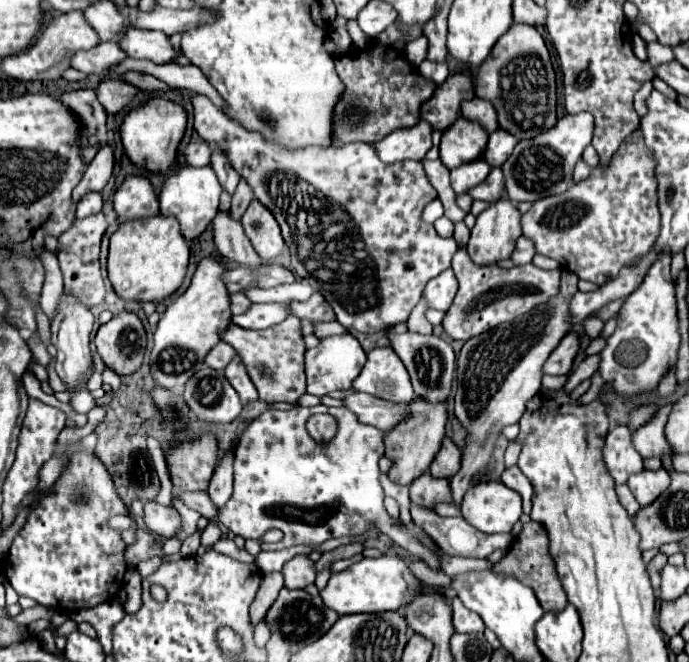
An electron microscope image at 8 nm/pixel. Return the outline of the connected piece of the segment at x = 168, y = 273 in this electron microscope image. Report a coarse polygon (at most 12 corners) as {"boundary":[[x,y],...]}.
{"boundary":[[174,217],[122,225],[108,279],[124,301],[164,301],[190,249]]}

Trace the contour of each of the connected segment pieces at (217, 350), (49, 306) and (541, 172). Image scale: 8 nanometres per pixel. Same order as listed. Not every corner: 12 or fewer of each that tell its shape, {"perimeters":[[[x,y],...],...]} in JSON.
{"perimeters":[[[220,341],[208,355],[206,365],[226,369],[236,349]],[[44,249],[40,259],[46,279],[40,307],[48,317],[56,313],[62,293],[54,251]],[[564,115],[502,165],[508,199],[564,193],[594,117]]]}

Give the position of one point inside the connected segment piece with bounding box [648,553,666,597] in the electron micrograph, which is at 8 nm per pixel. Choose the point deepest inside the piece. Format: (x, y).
(657, 564)

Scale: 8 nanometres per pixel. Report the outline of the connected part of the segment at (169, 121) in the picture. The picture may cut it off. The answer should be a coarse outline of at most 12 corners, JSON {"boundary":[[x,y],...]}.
{"boundary":[[150,99],[122,123],[136,167],[168,173],[178,165],[186,111]]}

